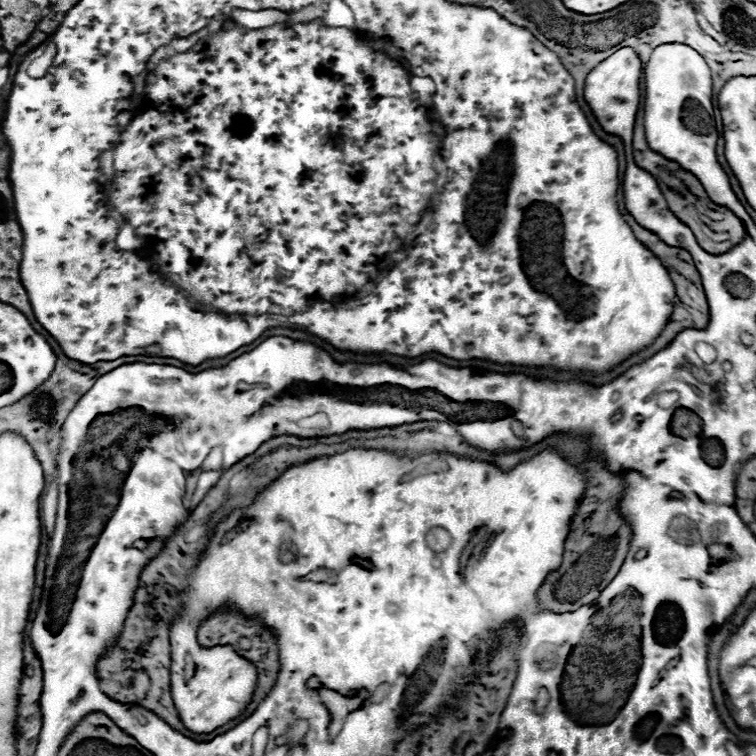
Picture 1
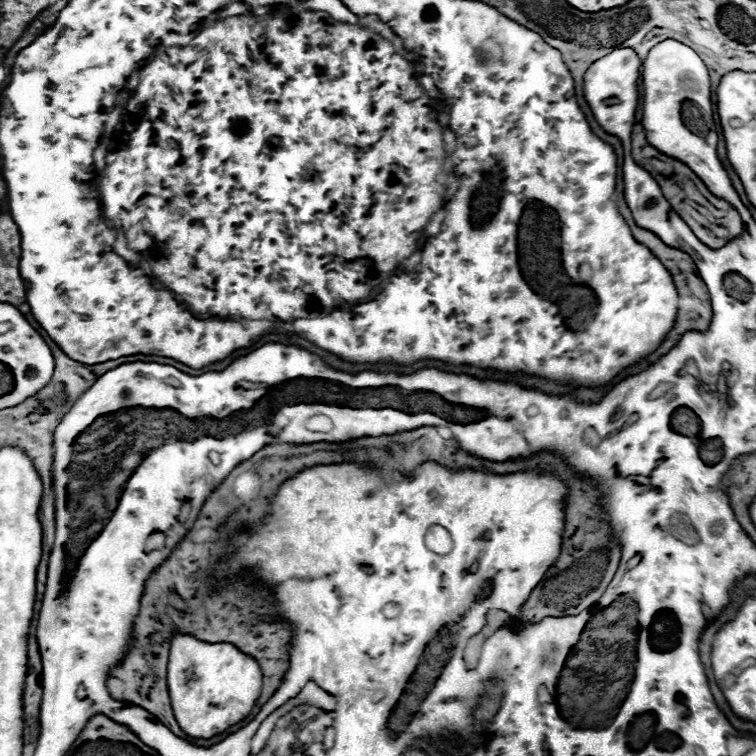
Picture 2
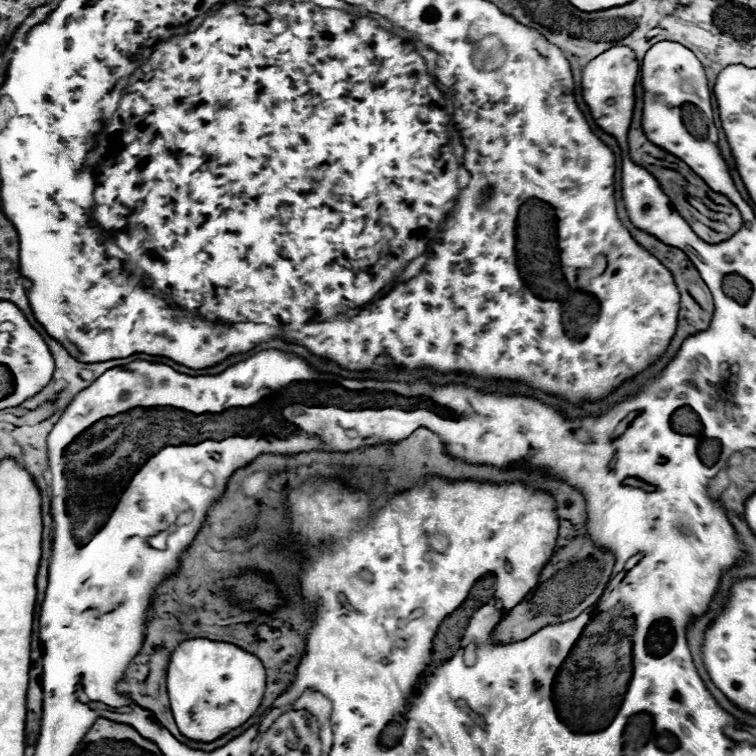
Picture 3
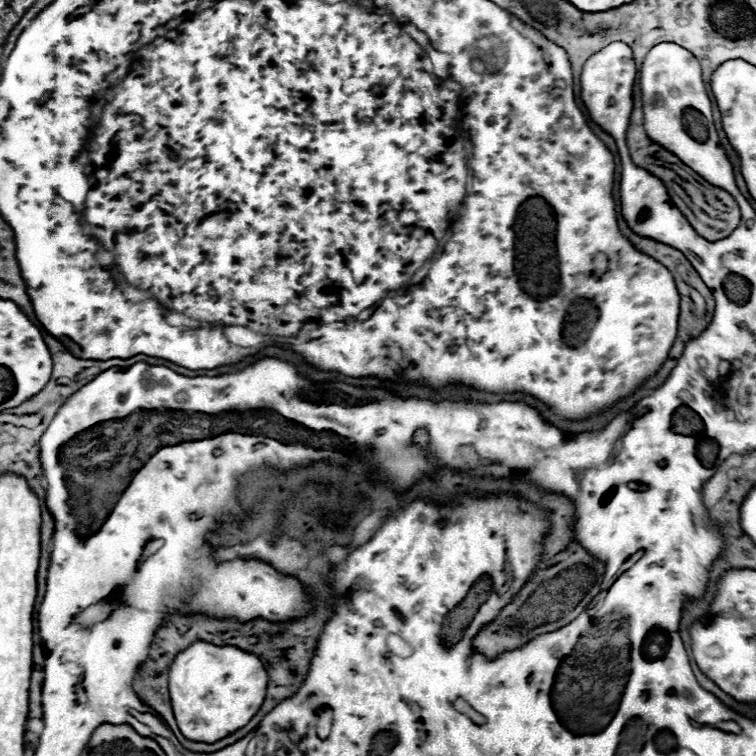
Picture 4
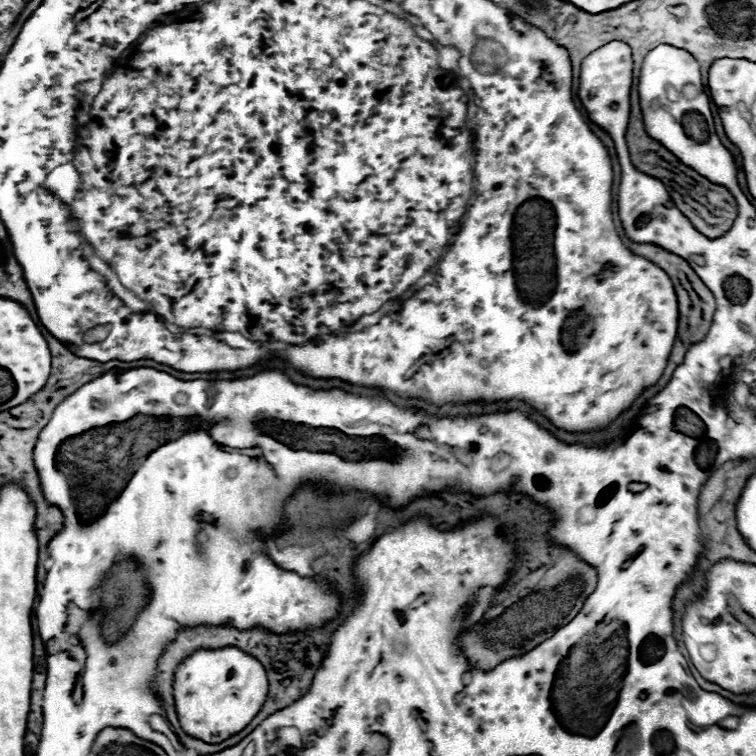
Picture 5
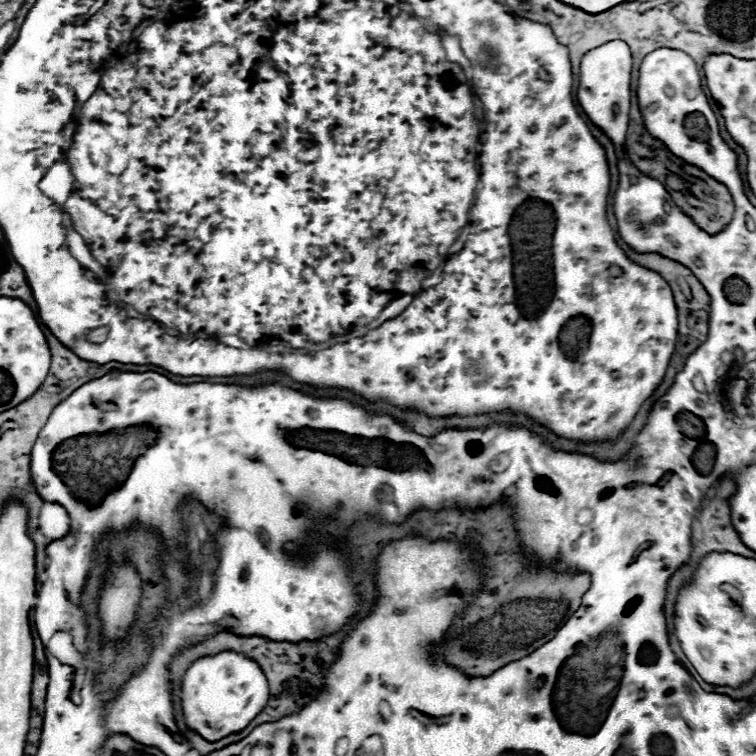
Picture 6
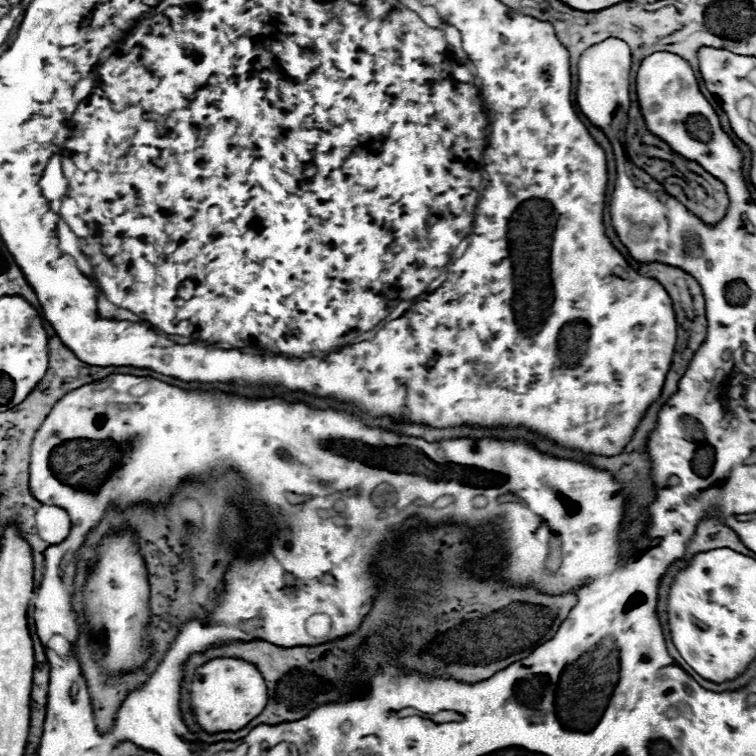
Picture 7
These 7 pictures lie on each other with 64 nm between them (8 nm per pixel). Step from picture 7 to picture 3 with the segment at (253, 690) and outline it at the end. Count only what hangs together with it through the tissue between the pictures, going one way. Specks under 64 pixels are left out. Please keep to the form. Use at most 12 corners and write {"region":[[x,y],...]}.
{"region":[[195,638],[168,664],[170,710],[190,740],[242,726],[266,688],[262,662]]}

